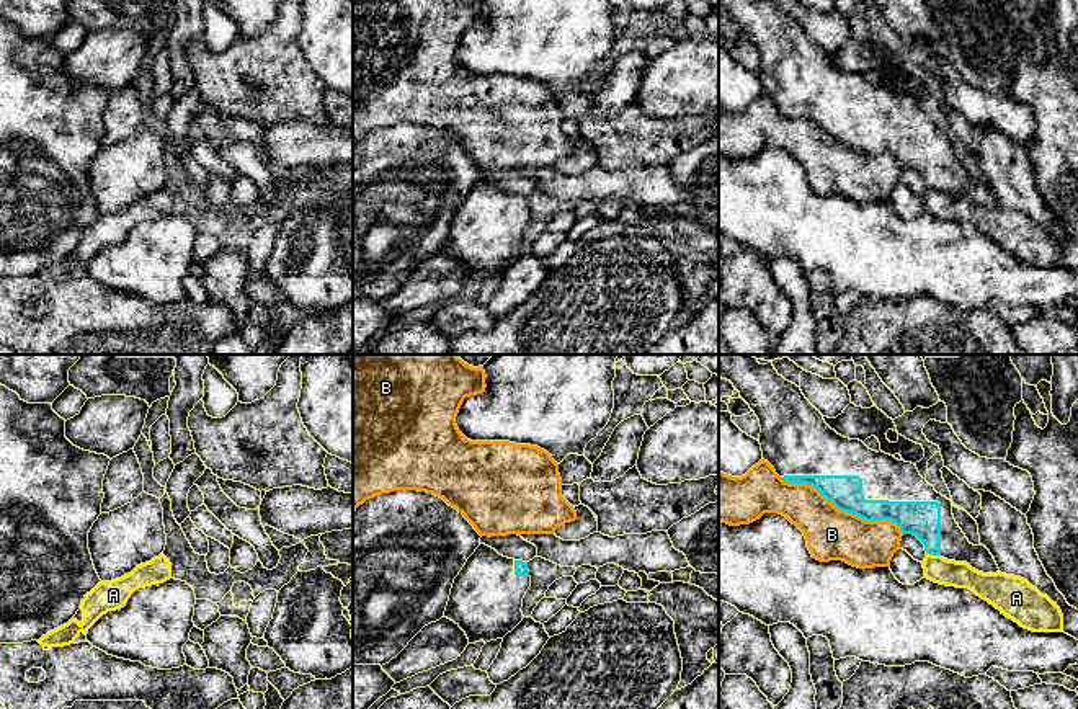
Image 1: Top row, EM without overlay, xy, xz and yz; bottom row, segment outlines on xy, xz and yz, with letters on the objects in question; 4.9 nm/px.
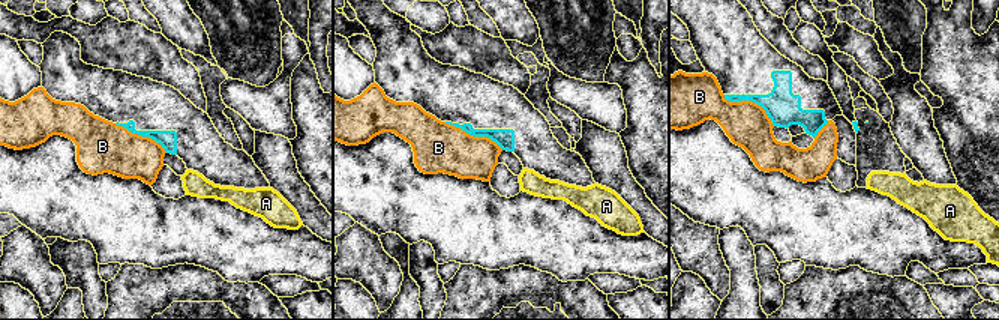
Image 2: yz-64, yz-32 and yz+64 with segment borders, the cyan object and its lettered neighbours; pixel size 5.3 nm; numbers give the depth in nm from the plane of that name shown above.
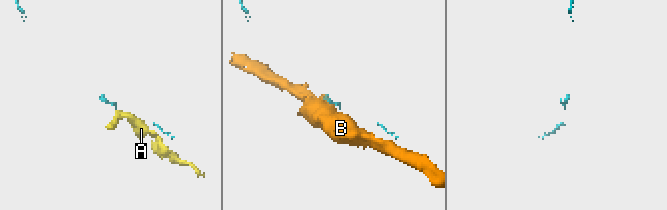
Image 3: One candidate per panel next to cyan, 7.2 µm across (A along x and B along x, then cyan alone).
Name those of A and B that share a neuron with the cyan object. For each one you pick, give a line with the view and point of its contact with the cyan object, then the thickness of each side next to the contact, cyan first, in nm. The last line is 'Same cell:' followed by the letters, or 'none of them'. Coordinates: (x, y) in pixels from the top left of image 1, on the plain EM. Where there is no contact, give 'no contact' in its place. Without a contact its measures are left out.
Same cell: none of them

